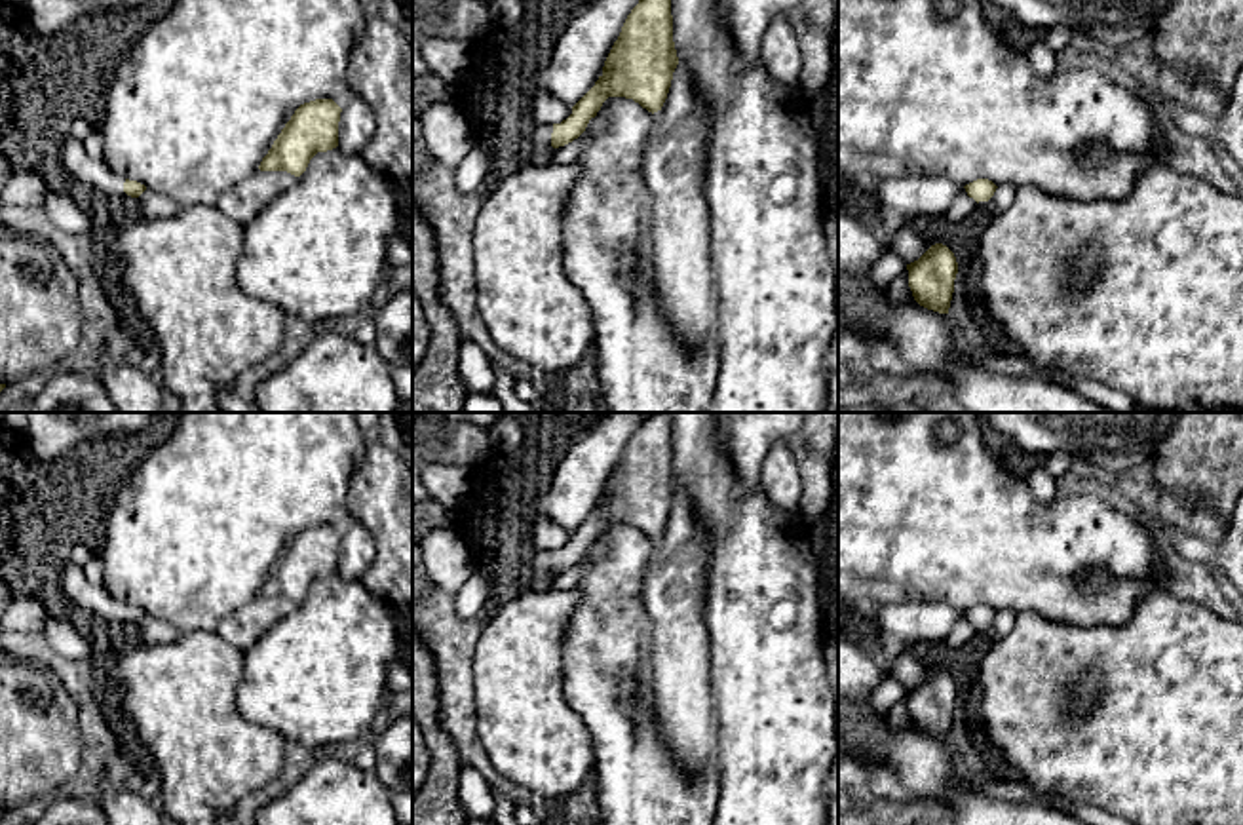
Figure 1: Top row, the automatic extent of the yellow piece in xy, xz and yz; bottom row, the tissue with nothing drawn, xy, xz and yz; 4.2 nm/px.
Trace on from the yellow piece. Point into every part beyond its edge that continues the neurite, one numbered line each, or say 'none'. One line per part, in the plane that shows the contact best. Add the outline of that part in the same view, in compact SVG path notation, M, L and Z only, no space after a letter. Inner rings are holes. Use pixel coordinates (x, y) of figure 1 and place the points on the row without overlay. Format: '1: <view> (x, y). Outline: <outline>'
1: xz (540, 563). Outline: M540 549L530 561L530 570L536 574L549 574L551 572L551 559L553 551L551 549Z

